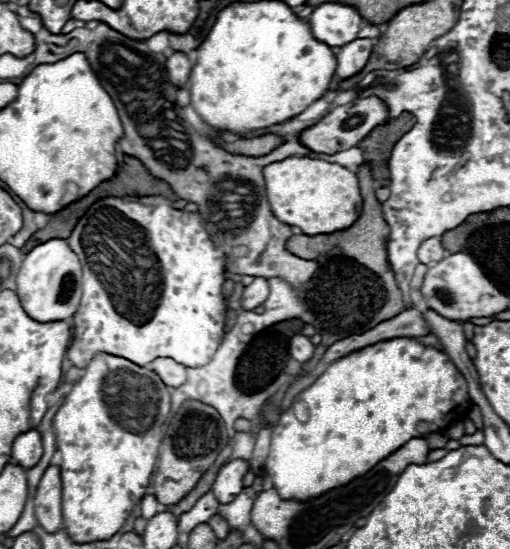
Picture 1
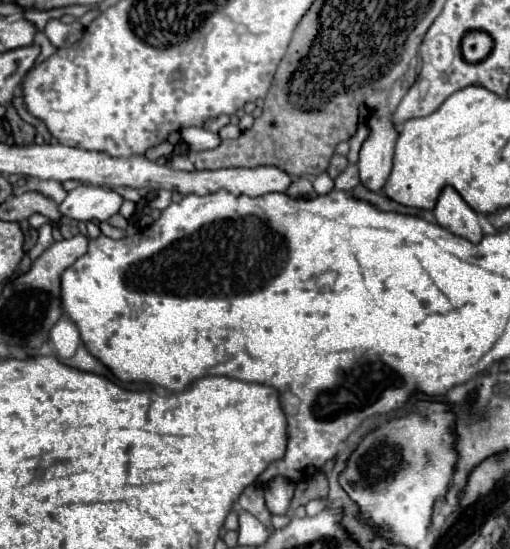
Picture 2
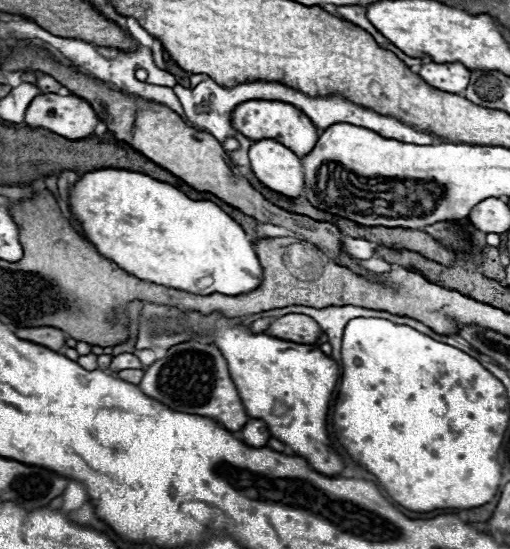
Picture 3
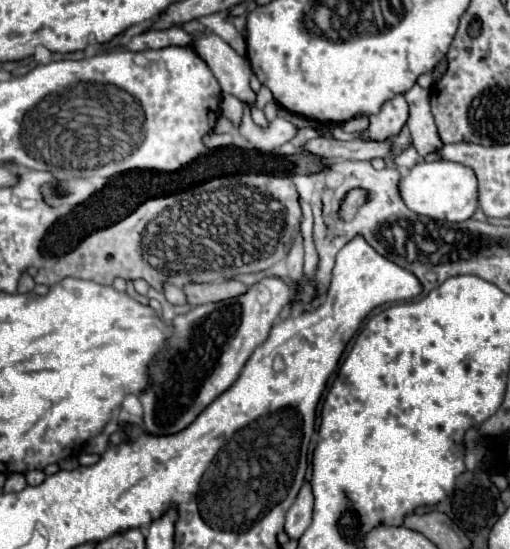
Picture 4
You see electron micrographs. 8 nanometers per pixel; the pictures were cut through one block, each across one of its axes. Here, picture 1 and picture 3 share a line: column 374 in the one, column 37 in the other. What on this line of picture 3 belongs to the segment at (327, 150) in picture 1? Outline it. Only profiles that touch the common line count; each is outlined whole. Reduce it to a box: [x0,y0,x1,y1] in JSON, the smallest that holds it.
[24,94,98,140]

